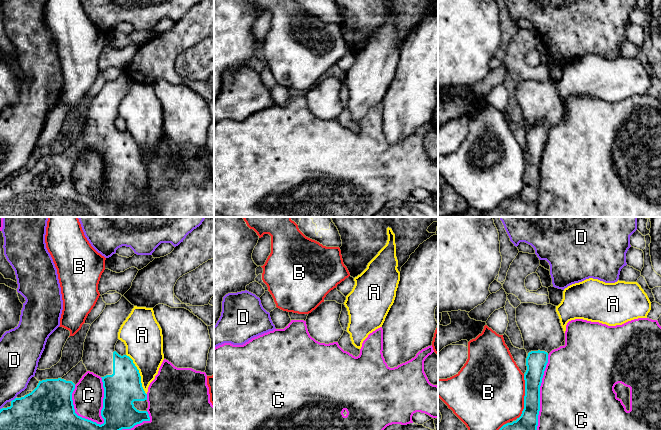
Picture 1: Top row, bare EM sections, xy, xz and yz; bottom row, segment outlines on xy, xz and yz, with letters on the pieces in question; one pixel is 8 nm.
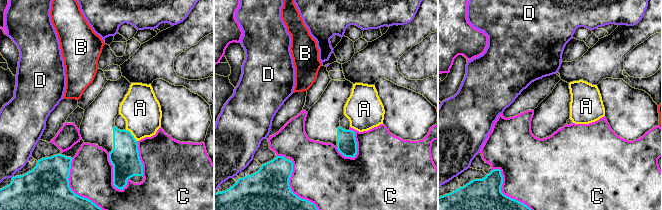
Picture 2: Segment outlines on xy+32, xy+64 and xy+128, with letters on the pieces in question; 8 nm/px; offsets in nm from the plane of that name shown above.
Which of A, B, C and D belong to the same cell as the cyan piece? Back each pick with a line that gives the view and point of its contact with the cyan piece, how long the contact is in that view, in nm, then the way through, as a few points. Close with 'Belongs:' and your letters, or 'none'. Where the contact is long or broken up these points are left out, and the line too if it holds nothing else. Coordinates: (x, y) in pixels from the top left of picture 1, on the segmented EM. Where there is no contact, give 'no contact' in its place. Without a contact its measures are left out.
Belongs: none

